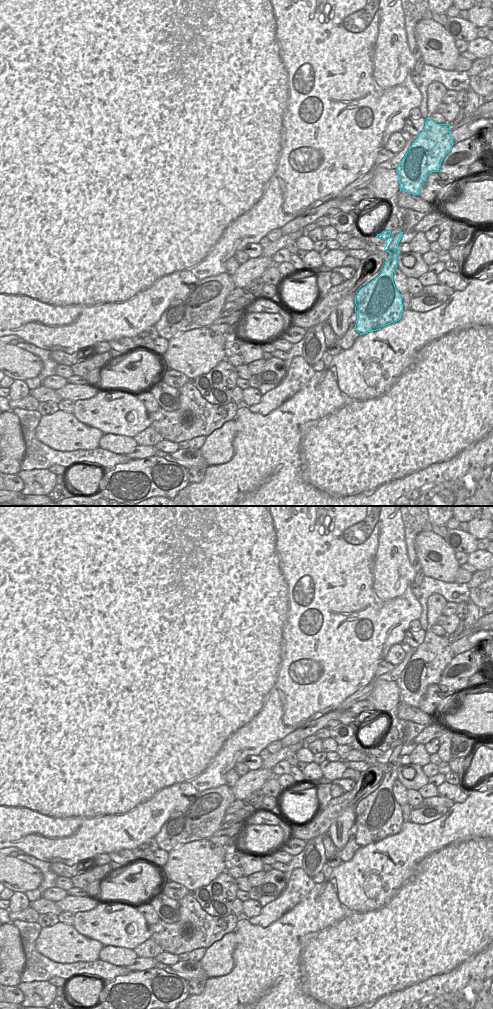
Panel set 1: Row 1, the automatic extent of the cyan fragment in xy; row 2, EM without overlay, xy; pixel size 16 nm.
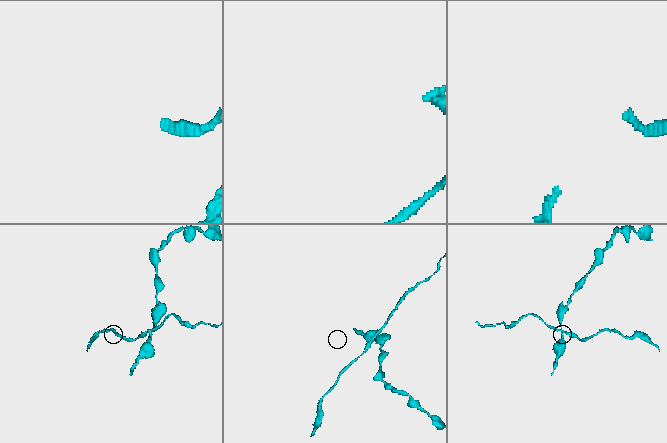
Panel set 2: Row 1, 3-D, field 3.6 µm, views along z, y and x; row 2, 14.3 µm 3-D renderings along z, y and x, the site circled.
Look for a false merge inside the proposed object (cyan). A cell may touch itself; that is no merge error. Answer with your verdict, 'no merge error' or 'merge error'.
merge error

